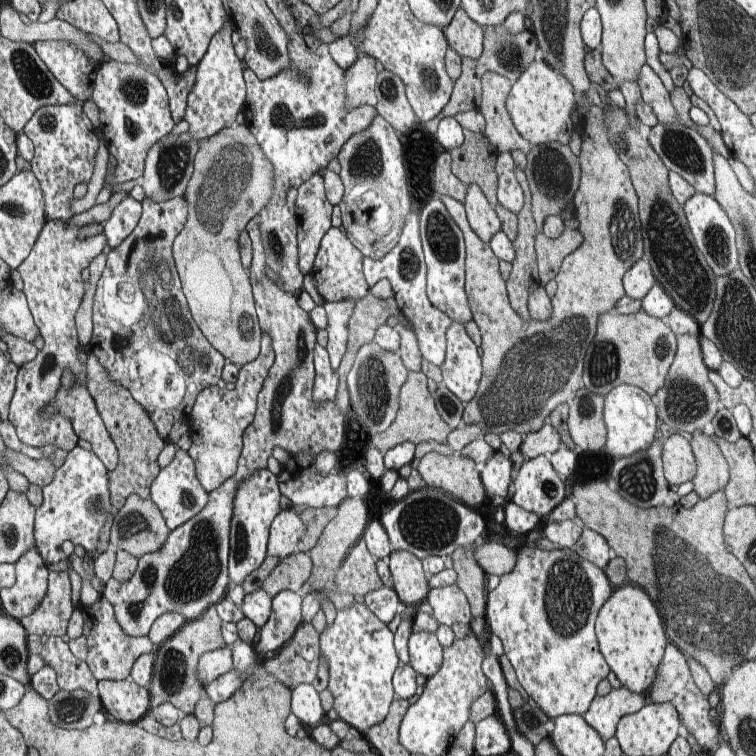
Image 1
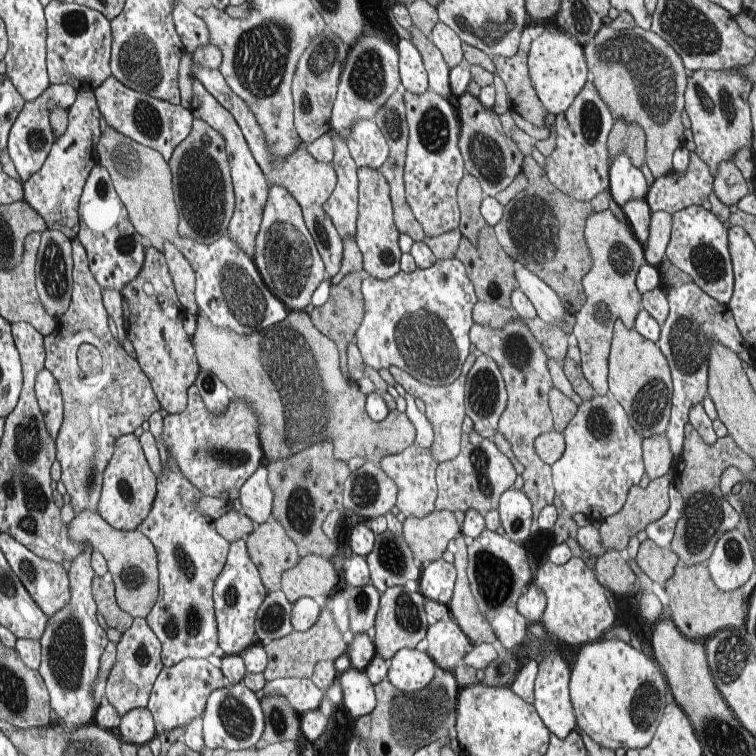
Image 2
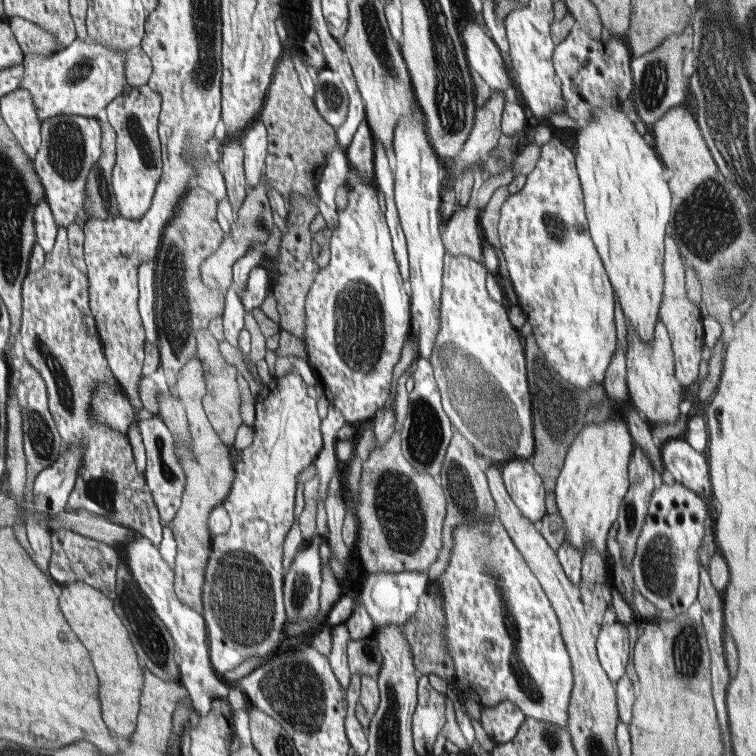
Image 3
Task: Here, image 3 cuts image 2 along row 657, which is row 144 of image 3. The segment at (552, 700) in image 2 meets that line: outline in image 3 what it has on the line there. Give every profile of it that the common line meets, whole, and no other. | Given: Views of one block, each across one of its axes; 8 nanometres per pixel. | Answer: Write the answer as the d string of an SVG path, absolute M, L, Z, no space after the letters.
M553 137L540 146L540 160L527 175L524 187L505 200L498 223L498 236L513 290L526 321L532 325L532 336L546 363L578 391L588 394L594 384L603 385L606 370L619 348L614 319L616 302L604 261L594 246L591 234L588 234L584 196L574 166L574 154L560 139Z

